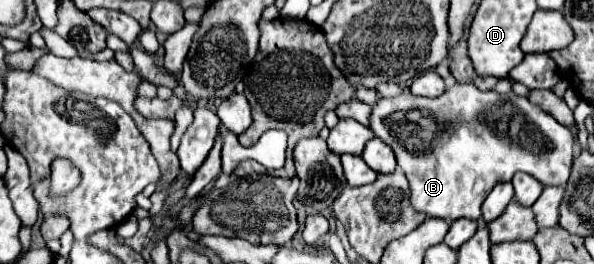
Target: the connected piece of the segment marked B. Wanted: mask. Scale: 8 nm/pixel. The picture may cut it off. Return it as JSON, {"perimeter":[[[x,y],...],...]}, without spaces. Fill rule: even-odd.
{"perimeter":[[[454,84],[438,98],[418,98],[408,88],[400,96],[380,98],[370,116],[372,132],[386,142],[410,182],[410,204],[418,212],[434,218],[480,220],[480,206],[498,182],[510,182],[514,172],[532,174],[544,186],[566,186],[574,162],[572,132],[546,114],[528,98],[512,92],[482,92],[474,84]],[[394,112],[426,112],[438,124],[438,136],[426,152],[410,152],[394,132],[390,132],[390,116]],[[482,116],[500,116],[498,124],[490,124]]]}

